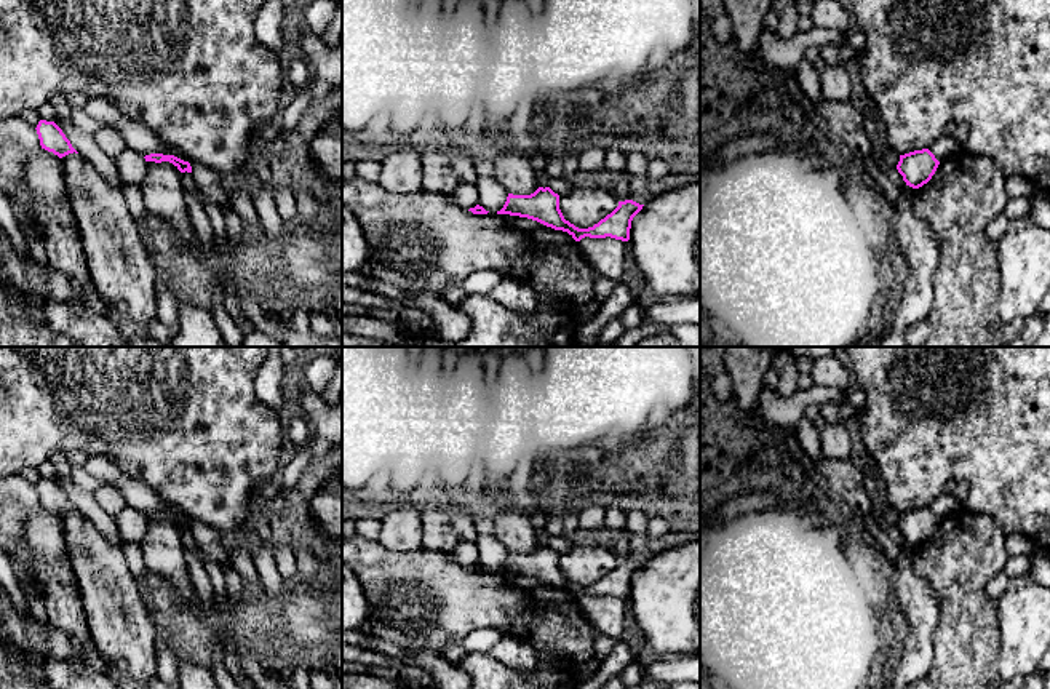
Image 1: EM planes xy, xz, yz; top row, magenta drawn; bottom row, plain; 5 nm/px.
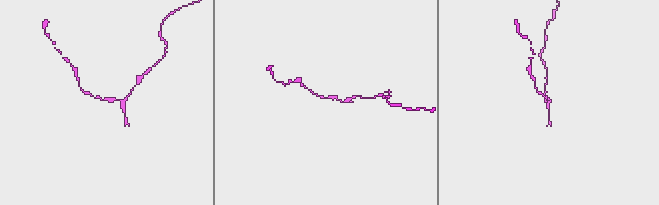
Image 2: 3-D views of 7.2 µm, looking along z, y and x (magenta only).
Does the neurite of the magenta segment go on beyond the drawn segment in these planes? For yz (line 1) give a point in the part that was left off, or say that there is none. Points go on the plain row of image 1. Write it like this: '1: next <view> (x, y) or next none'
1: next none

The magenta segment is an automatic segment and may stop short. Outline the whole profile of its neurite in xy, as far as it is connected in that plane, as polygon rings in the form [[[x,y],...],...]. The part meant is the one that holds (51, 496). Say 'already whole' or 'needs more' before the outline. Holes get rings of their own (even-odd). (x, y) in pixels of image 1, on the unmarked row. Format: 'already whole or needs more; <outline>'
already whole; [[[40,478],[35,488],[42,507],[53,510],[59,516],[74,510],[78,512],[54,480]]]

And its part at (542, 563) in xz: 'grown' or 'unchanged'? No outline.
unchanged

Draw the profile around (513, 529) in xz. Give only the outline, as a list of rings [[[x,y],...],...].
[[[503,505],[494,516],[494,537],[513,553],[531,553],[539,547],[537,532],[527,512]]]

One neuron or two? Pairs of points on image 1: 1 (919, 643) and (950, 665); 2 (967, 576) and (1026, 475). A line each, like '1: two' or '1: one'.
1: two
2: two

